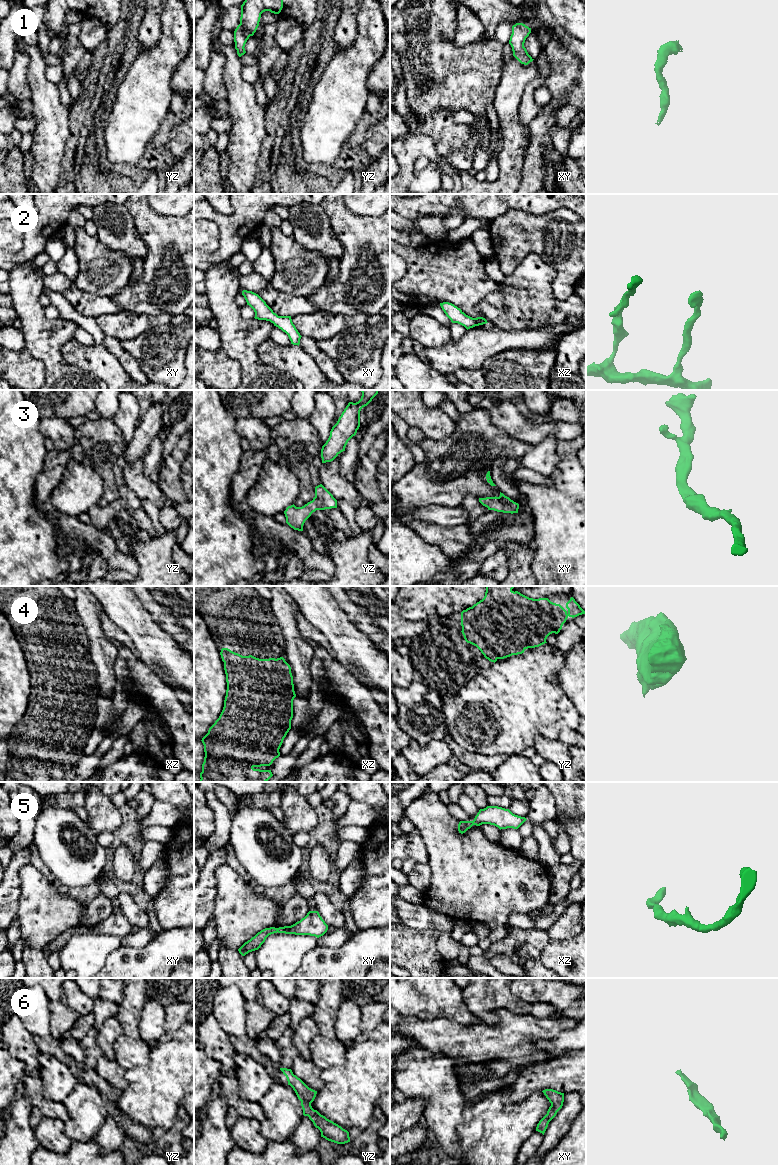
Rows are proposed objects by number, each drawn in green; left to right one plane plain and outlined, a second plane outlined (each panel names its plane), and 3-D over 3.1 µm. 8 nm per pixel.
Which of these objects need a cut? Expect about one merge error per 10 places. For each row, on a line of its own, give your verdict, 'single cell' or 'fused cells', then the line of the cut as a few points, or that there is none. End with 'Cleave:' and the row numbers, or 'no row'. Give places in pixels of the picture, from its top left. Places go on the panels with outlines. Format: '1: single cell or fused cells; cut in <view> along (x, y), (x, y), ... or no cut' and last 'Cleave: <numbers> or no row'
1: single cell; no cut
2: single cell; no cut
3: single cell; no cut
4: single cell; no cut
5: single cell; no cut
6: single cell; no cut
Cleave: no row

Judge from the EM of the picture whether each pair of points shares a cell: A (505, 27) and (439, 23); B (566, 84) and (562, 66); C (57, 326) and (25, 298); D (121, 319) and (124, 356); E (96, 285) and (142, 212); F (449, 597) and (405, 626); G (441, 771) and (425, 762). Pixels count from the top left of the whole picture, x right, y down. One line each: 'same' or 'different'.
A: different
B: same
C: same
D: different
E: different
F: different
G: different

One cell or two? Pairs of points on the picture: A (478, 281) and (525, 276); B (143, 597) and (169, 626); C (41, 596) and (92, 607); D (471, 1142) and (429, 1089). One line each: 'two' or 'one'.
A: two
B: one
C: two
D: two

